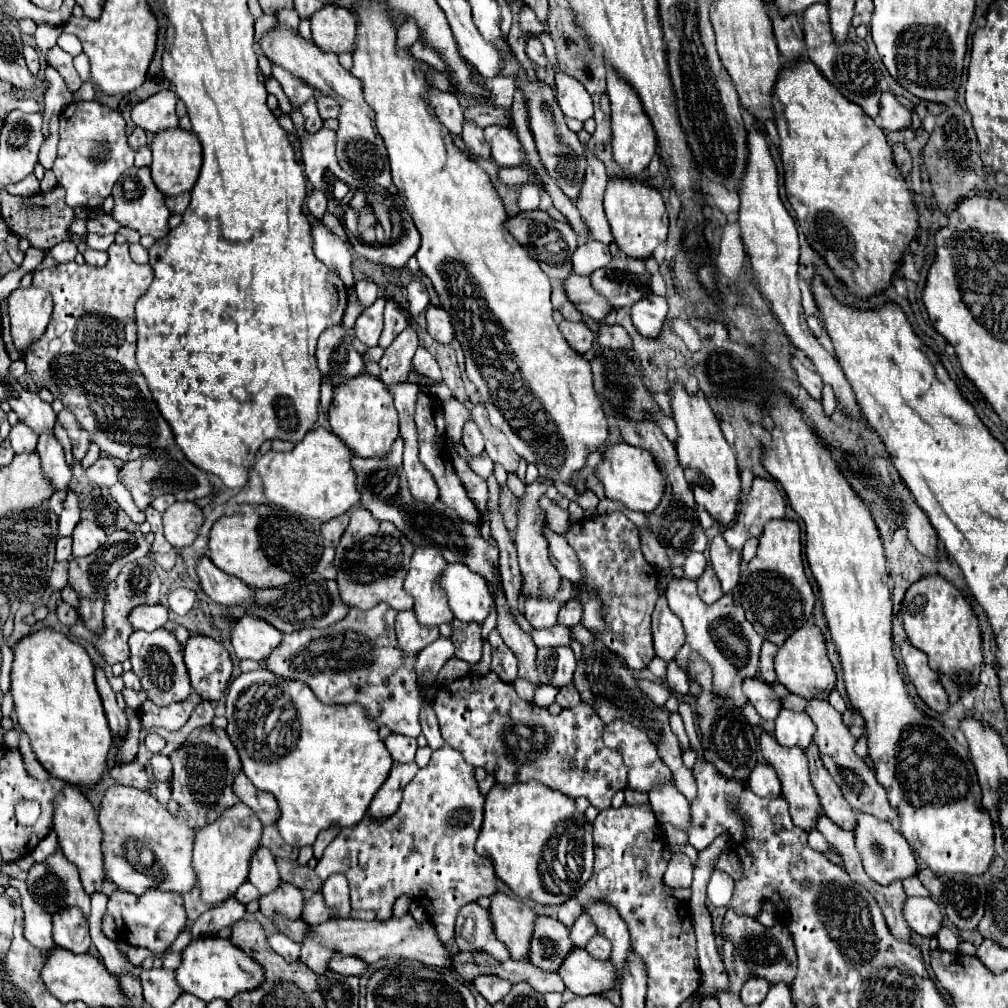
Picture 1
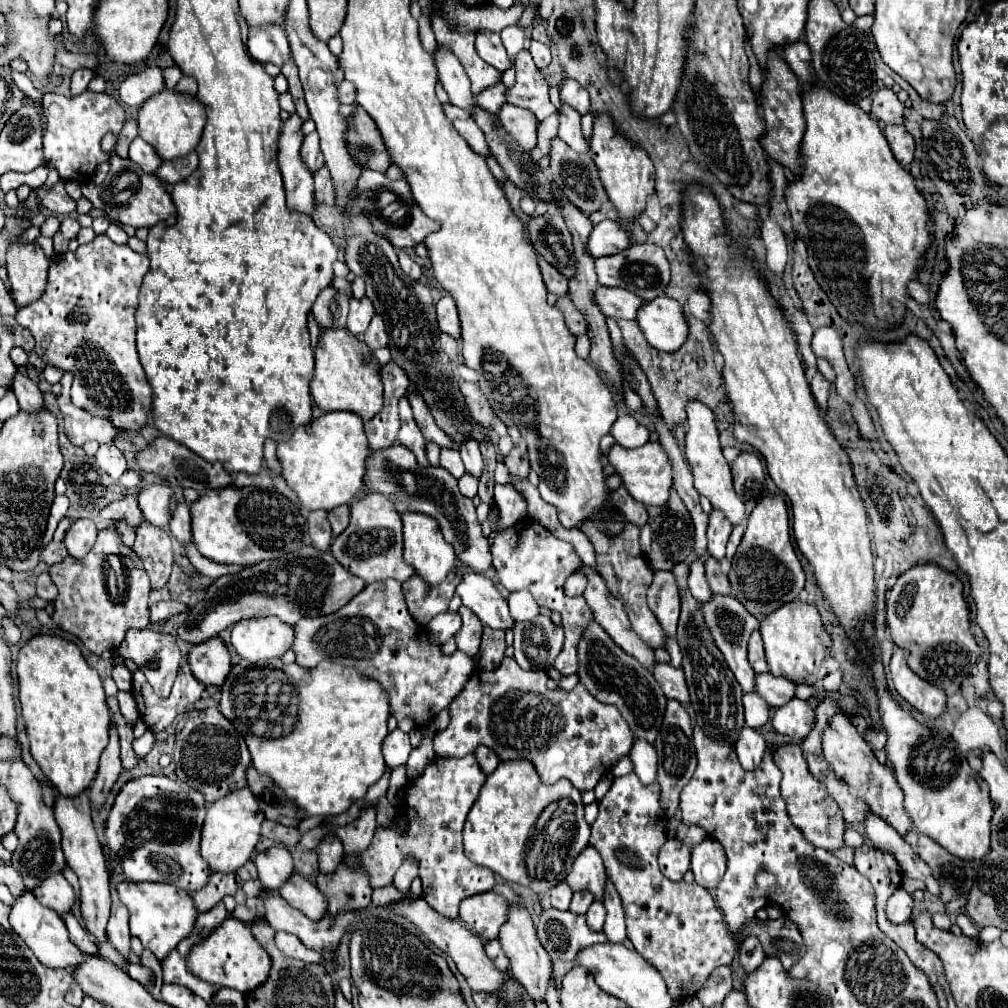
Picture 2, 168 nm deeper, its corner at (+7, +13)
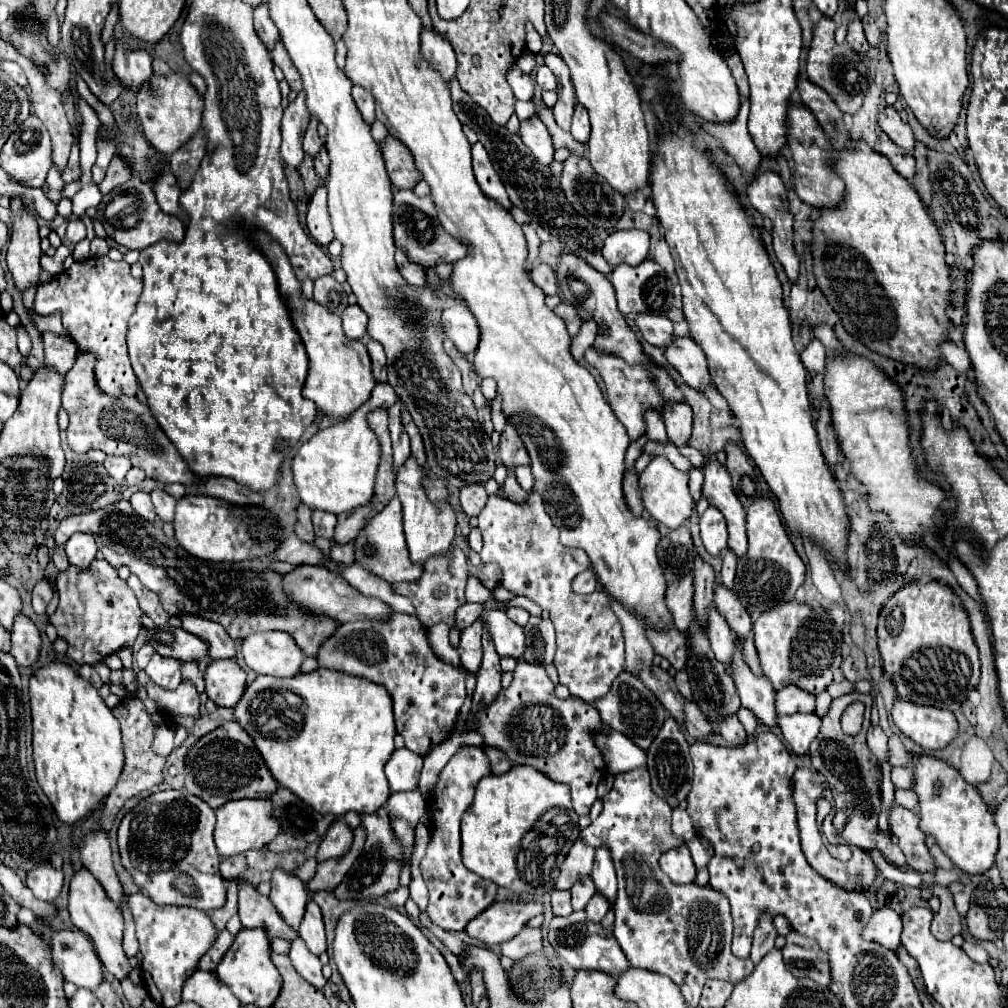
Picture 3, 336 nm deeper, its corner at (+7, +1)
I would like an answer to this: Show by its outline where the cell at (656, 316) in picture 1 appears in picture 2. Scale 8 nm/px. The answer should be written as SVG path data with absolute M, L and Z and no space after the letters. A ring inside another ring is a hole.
M667 296L645 304L637 314L637 324L647 342L661 352L679 350L689 336L689 324L681 304Z

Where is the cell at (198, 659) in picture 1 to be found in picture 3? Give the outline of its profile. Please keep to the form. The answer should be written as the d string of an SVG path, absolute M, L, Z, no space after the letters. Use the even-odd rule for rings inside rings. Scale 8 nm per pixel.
M213 660L205 668L205 692L217 706L233 708L241 698L247 674L235 660Z

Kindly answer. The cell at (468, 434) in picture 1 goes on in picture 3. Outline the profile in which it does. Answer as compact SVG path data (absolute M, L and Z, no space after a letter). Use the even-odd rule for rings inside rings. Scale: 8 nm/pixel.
M483 484L463 486L459 498L461 498L463 510L465 510L469 516L477 516L477 514L481 512L481 508L485 506L485 502L487 502L487 494L485 494Z

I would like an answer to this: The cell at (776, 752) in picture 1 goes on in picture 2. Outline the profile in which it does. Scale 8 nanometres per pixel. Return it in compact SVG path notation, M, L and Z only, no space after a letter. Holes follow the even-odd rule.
M785 744L779 746L773 754L775 764L779 766L779 770L783 772L783 780L781 780L781 794L787 802L787 812L791 822L803 832L803 836L817 848L835 852L839 848L845 846L843 842L843 832L845 832L845 820L841 818L841 810L837 806L837 802L827 794L825 786L821 786L821 782L817 782L813 778L813 774L809 772L809 766L801 754L801 748L795 744Z

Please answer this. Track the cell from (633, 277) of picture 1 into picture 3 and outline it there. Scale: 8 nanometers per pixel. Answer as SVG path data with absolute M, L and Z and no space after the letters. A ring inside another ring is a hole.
M647 258L639 266L629 266L629 264L615 266L607 278L609 278L611 286L615 288L619 310L623 314L637 314L637 312L667 314L667 310L673 304L673 282L671 282L669 274L651 258Z

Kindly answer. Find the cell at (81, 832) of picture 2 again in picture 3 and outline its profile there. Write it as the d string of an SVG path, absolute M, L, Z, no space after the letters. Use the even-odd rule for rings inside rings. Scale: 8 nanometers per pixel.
M83 866L73 874L71 890L69 890L69 914L75 928L79 928L83 934L87 934L99 954L99 960L105 964L105 968L117 978L125 978L131 972L131 966L127 962L127 956L121 948L123 940L123 918L121 912L115 908L115 904L107 898L103 886L97 882L97 878Z

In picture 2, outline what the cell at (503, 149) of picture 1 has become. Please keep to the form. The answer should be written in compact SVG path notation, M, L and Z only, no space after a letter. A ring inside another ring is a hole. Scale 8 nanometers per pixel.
M505 104L499 112L501 124L513 138L517 138L517 144L523 150L533 150L537 146L537 118L531 110L525 110L521 106Z

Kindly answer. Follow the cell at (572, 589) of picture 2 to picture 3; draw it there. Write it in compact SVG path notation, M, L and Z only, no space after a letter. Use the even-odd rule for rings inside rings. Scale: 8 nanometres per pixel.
M585 570L573 580L573 592L577 594L591 594L595 592L595 588L597 588L597 578L593 570Z

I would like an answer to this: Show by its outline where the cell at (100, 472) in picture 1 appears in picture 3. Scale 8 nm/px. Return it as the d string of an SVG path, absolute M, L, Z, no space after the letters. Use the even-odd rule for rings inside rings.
M107 456L105 462L103 462L107 474L115 480L115 482L123 482L125 480L125 474L129 472L131 464L127 458L121 458L121 456Z

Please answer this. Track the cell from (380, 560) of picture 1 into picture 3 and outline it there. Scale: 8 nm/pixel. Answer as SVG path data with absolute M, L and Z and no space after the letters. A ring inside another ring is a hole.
M395 496L385 510L381 510L379 514L373 516L373 520L357 534L355 538L355 564L363 566L365 570L369 570L371 574L375 574L377 578L389 582L389 584L397 584L397 582L417 582L423 566L417 566L409 560L409 552L405 550L405 536L401 530L401 502Z

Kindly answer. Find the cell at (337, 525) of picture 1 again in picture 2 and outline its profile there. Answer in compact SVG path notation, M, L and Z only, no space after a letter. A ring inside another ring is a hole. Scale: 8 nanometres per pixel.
M337 506L333 510L329 510L329 522L333 526L333 538L337 538L341 534L341 530L345 530L349 526L349 506Z

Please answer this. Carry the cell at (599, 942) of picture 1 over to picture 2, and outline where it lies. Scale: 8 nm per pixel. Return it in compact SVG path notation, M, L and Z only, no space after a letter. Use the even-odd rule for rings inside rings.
M593 902L591 906L589 906L589 910L587 910L587 924L589 924L589 928L593 928L593 930L603 930L603 922L605 922L605 908L603 908L603 904L601 902Z

